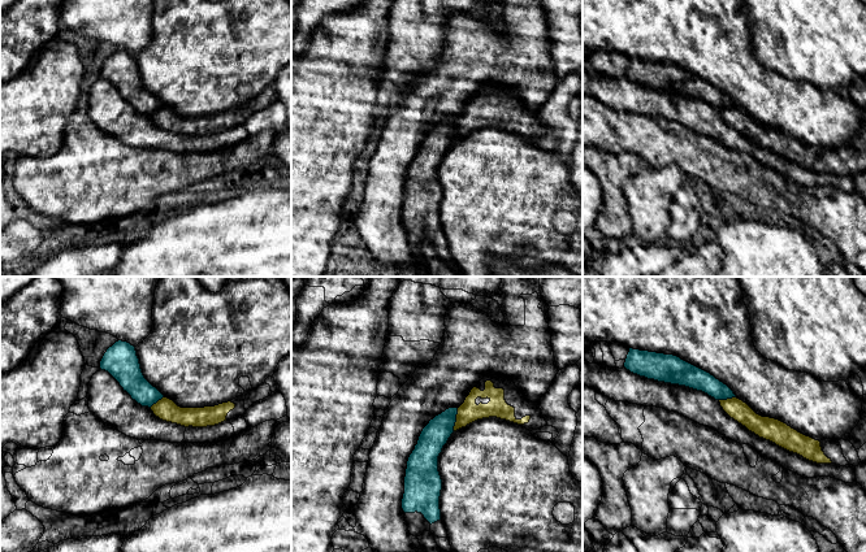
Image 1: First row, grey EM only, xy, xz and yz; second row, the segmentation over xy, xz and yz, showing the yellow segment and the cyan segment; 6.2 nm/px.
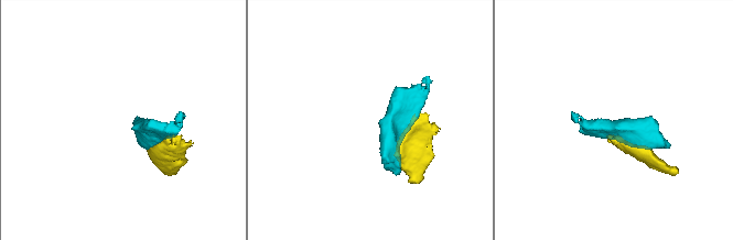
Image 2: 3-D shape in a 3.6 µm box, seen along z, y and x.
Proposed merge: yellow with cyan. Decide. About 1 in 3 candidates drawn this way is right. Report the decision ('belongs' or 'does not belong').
does not belong

